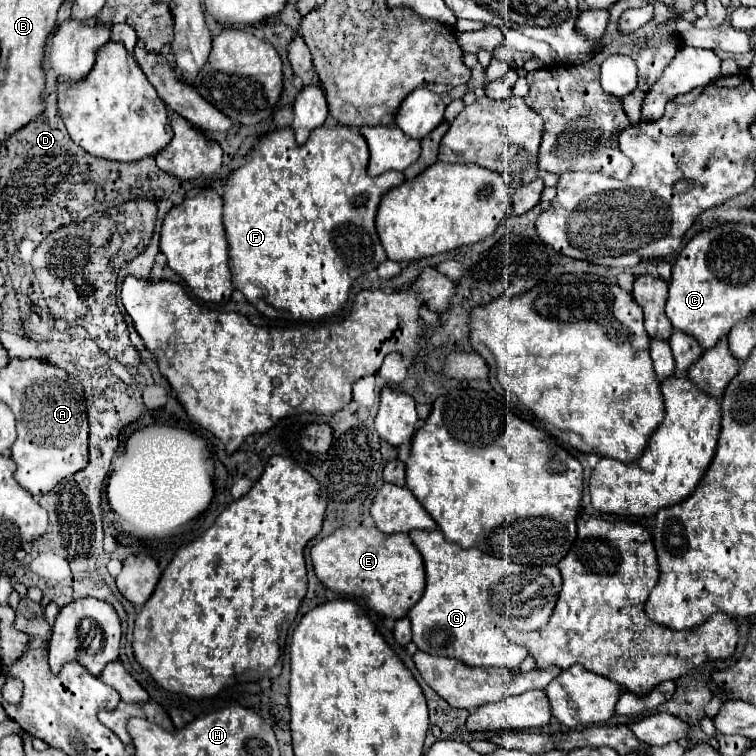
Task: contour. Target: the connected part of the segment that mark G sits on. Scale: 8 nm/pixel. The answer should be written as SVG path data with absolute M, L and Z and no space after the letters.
M412 530L410 540L424 558L426 590L408 610L412 642L434 656L460 660L470 668L518 668L528 650L508 638L508 630L540 630L546 626L562 576L556 566L522 566L494 558L478 548L460 548L446 542L440 530Z

